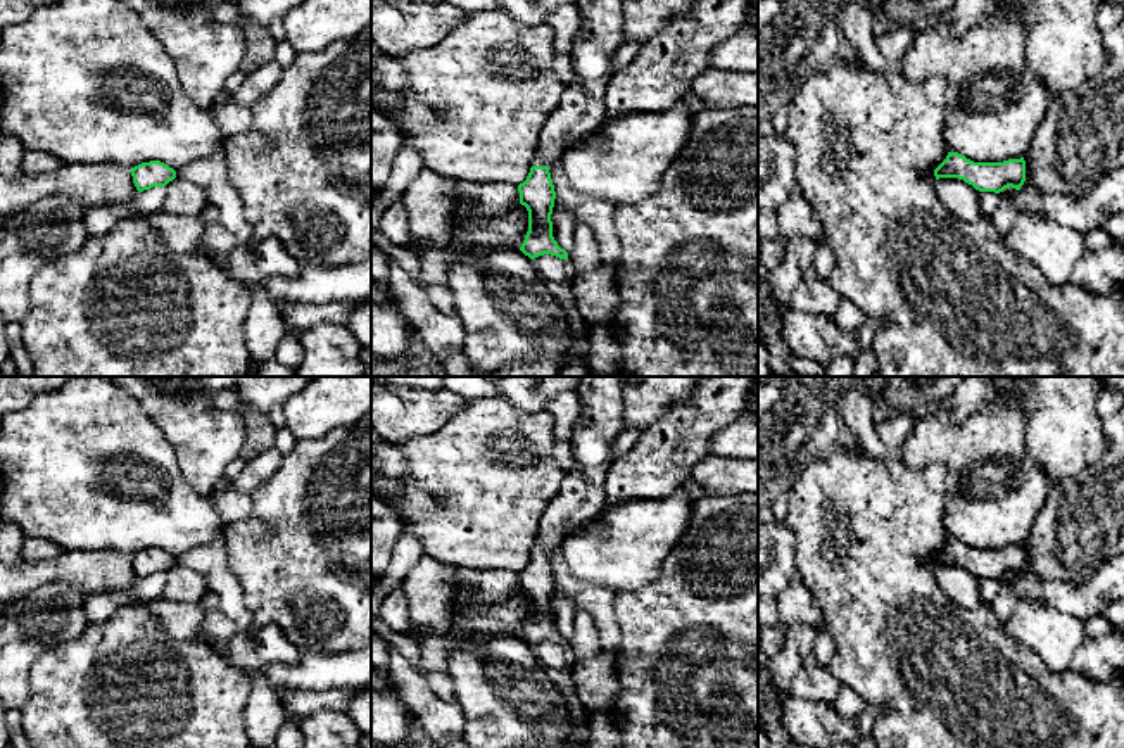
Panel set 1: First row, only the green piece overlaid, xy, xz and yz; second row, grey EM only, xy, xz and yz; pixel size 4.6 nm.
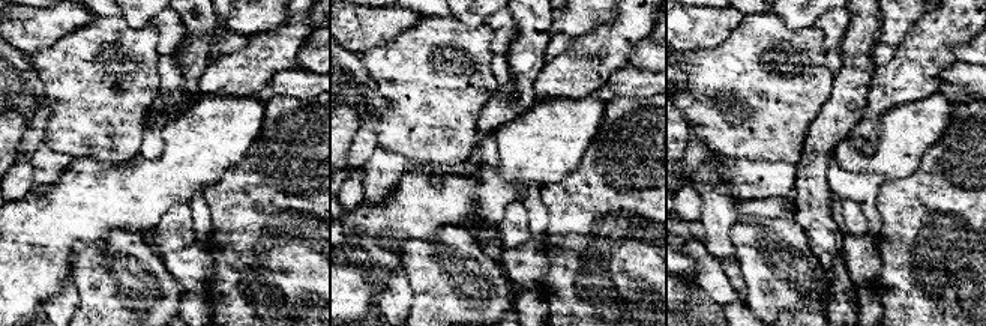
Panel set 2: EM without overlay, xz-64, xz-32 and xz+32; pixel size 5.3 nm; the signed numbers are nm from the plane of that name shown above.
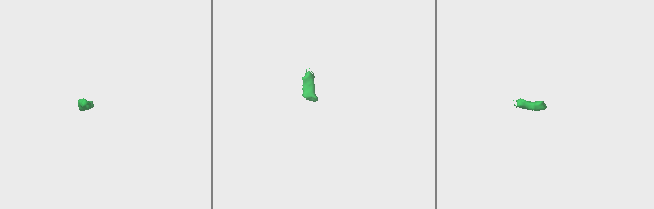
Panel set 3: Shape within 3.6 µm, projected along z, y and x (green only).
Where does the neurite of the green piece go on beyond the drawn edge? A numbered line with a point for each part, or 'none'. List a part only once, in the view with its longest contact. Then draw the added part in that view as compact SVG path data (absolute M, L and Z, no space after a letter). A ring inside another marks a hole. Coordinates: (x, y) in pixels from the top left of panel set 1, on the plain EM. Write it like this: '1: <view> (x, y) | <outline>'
1: xz (580, 498) | M580 377L577 392L582 416L570 441L573 468L565 473L558 496L547 504L532 553L563 548L575 530L606 506L604 477L616 460L613 442L623 430L625 377Z
2: xz (556, 660) | M544 641L532 646L532 651L551 682L565 696L566 708L571 713L571 732L565 748L587 748L590 713L580 703L575 689L571 677L575 658L571 650L568 646Z

